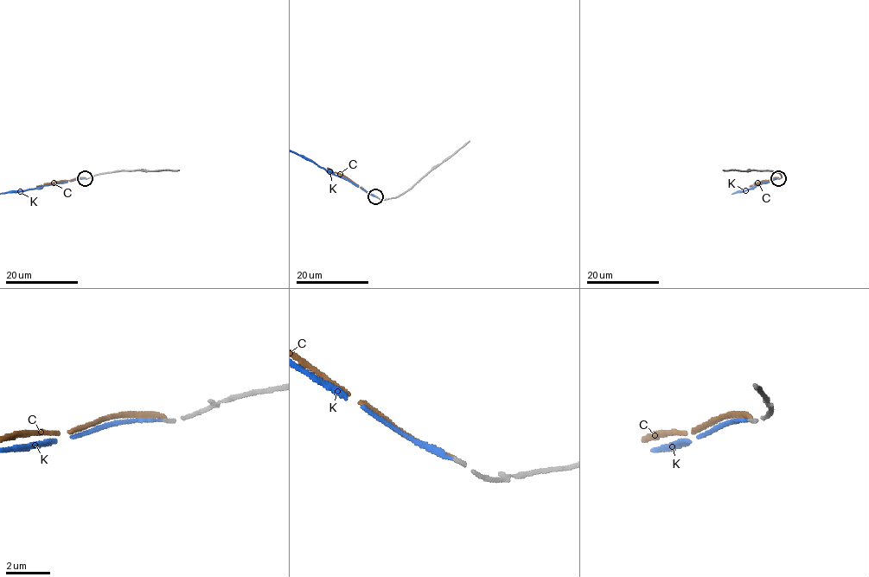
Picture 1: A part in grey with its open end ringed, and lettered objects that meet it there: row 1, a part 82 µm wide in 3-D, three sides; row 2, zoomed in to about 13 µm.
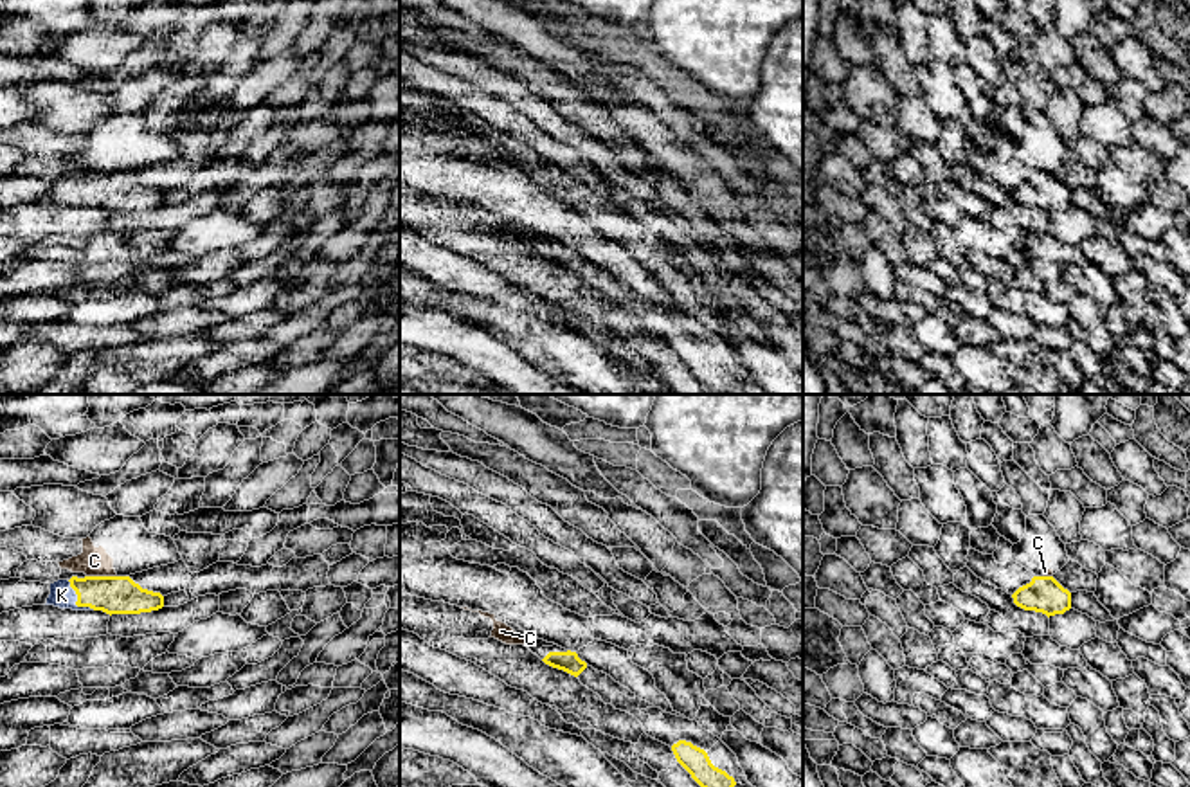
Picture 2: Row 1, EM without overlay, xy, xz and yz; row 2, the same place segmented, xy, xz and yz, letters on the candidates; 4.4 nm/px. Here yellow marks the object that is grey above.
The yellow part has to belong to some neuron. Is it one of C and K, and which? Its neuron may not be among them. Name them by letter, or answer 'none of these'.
K

